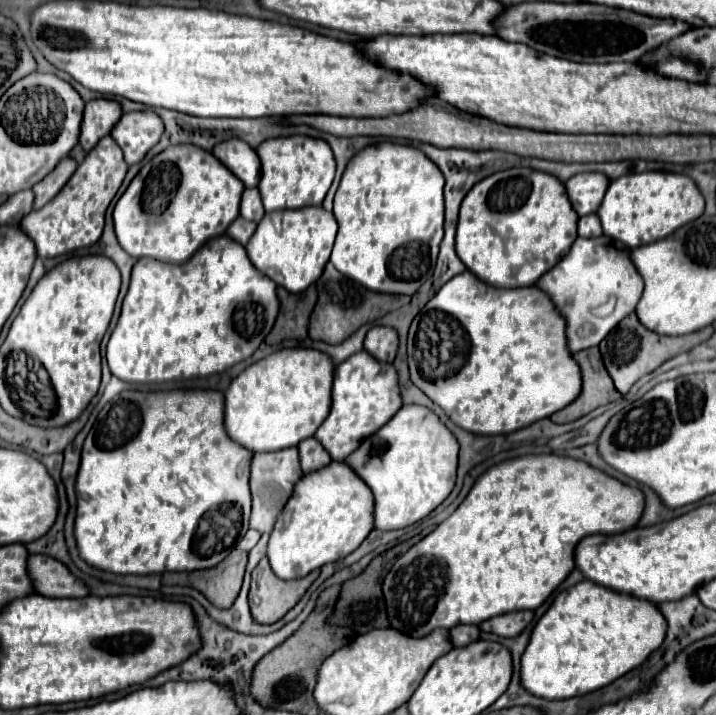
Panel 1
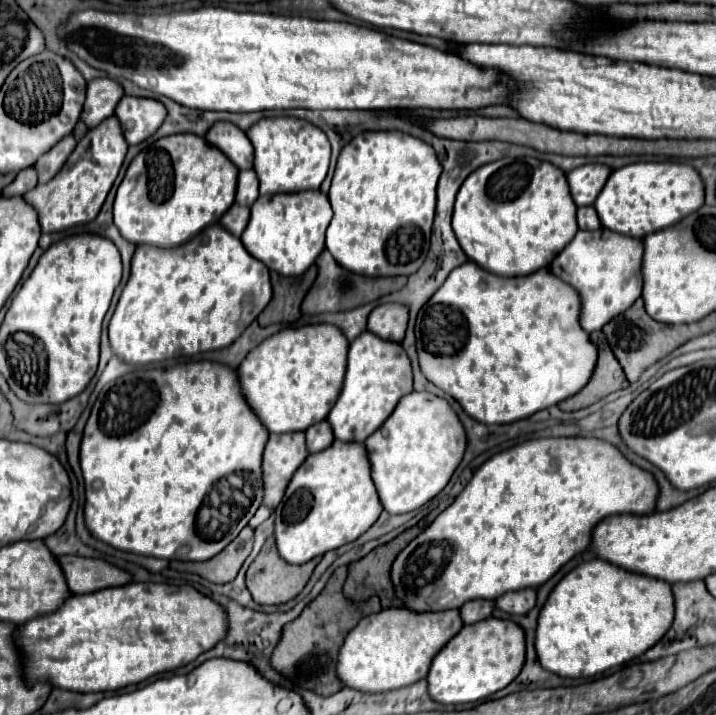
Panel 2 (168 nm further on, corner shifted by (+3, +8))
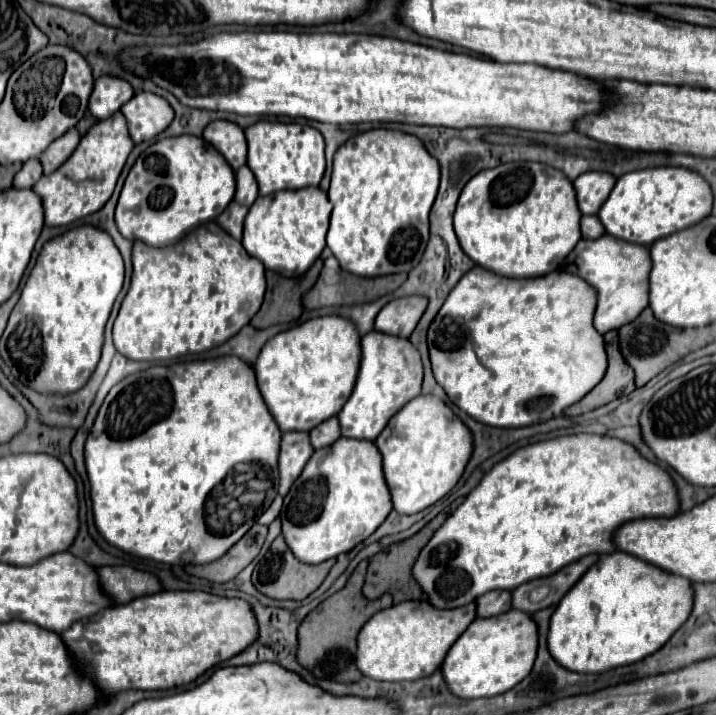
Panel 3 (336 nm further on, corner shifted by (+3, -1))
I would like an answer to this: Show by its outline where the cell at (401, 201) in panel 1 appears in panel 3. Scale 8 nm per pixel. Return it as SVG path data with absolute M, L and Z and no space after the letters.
M375 128L349 138L333 156L329 200L333 202L327 246L341 268L357 276L409 272L419 264L429 240L429 210L439 188L439 162L419 144L417 136L401 130Z

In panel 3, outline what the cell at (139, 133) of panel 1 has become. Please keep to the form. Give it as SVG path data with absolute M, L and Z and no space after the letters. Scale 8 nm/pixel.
M153 92L135 94L121 112L127 118L129 134L133 142L151 140L161 134L173 120L173 108L169 102Z

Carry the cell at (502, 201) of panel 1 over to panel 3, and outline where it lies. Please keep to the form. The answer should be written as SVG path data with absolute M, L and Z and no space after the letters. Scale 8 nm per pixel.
M505 162L467 182L455 210L455 232L475 264L507 278L533 278L561 266L581 238L579 220L573 182L563 172L537 162Z

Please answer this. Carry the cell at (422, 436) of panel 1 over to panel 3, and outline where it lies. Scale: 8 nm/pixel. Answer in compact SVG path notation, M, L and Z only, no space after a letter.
M417 396L409 404L405 404L385 426L385 430L375 440L381 456L383 456L383 472L393 498L393 508L399 514L415 514L425 510L443 498L463 476L463 470L473 452L473 434L471 430L453 414L453 410L439 400L437 396Z

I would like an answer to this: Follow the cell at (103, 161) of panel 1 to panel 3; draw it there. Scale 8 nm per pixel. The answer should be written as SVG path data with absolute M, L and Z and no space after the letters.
M115 112L111 118L93 124L89 132L81 138L75 152L69 156L69 160L63 166L59 166L55 172L41 176L39 184L35 184L33 188L43 198L45 224L65 226L103 208L103 204L113 194L117 178L133 146L135 144L129 136L127 120L121 112Z

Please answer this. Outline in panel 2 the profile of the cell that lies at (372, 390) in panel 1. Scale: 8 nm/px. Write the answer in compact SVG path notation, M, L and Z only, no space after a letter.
M365 331L349 345L347 357L347 373L343 379L343 389L339 393L337 403L327 415L327 421L333 429L335 439L339 441L357 441L363 443L375 429L383 425L383 421L393 413L399 399L411 393L413 375L411 363L399 343L389 343L379 339L377 335Z

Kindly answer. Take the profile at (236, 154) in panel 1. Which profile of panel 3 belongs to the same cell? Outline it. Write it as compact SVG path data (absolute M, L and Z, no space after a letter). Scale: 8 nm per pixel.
M229 120L209 122L203 130L203 138L213 144L233 170L239 170L247 162L247 142L243 130Z

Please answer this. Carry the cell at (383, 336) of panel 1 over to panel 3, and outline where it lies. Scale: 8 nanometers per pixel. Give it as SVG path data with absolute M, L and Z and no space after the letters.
M417 294L391 300L379 312L379 316L375 320L375 330L409 338L419 322L419 318L423 316L425 308L427 308L427 298L417 296Z

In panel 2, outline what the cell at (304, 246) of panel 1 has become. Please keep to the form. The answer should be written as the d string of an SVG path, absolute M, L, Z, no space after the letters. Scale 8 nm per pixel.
M321 191L259 197L251 207L251 219L241 241L247 251L269 269L285 277L297 277L303 275L325 249L325 231L331 219L333 209Z

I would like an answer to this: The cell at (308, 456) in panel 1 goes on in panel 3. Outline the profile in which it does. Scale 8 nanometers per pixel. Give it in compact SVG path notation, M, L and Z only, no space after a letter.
M335 418L333 420L325 420L323 424L319 424L319 426L315 426L311 430L311 444L313 444L315 450L319 450L319 448L325 448L325 446L333 444L339 436L341 436L339 420L335 420Z

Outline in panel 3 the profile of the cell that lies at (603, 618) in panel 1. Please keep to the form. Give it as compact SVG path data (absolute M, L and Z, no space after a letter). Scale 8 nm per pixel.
M625 552L603 554L597 564L593 564L581 580L563 596L557 604L551 626L549 626L549 652L567 670L599 674L617 666L633 664L657 652L671 636L677 632L693 608L693 586L681 576L671 576L637 556L627 556Z

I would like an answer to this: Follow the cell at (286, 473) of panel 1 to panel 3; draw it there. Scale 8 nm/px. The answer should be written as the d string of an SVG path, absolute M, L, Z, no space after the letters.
M285 432L279 454L279 494L285 496L291 484L299 478L303 466L315 450L309 442L309 432Z

